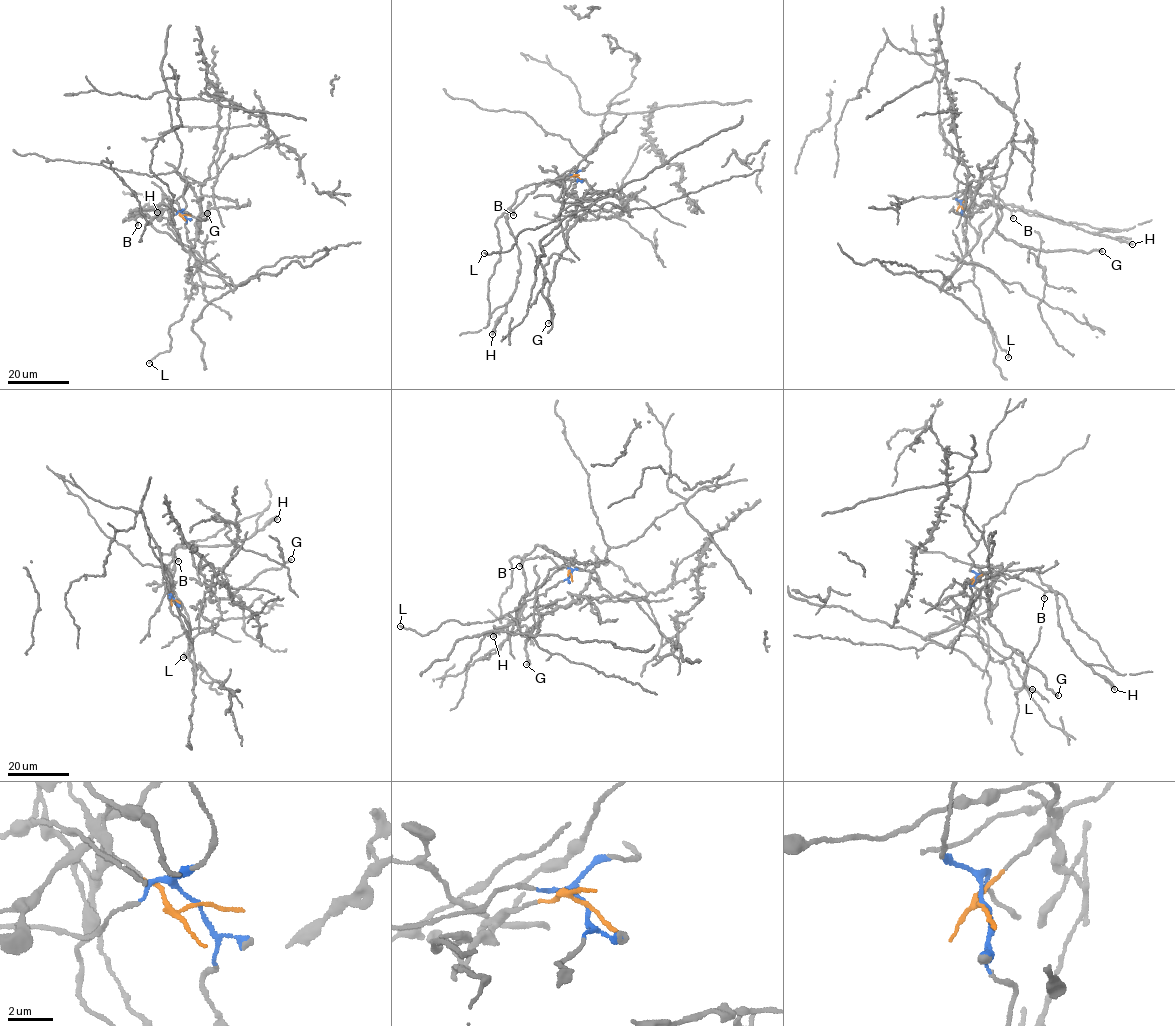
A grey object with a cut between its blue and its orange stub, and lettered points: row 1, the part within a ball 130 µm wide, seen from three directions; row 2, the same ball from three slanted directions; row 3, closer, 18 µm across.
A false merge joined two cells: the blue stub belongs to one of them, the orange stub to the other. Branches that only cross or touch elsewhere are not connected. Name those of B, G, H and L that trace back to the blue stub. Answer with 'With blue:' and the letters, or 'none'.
With blue: B, L

